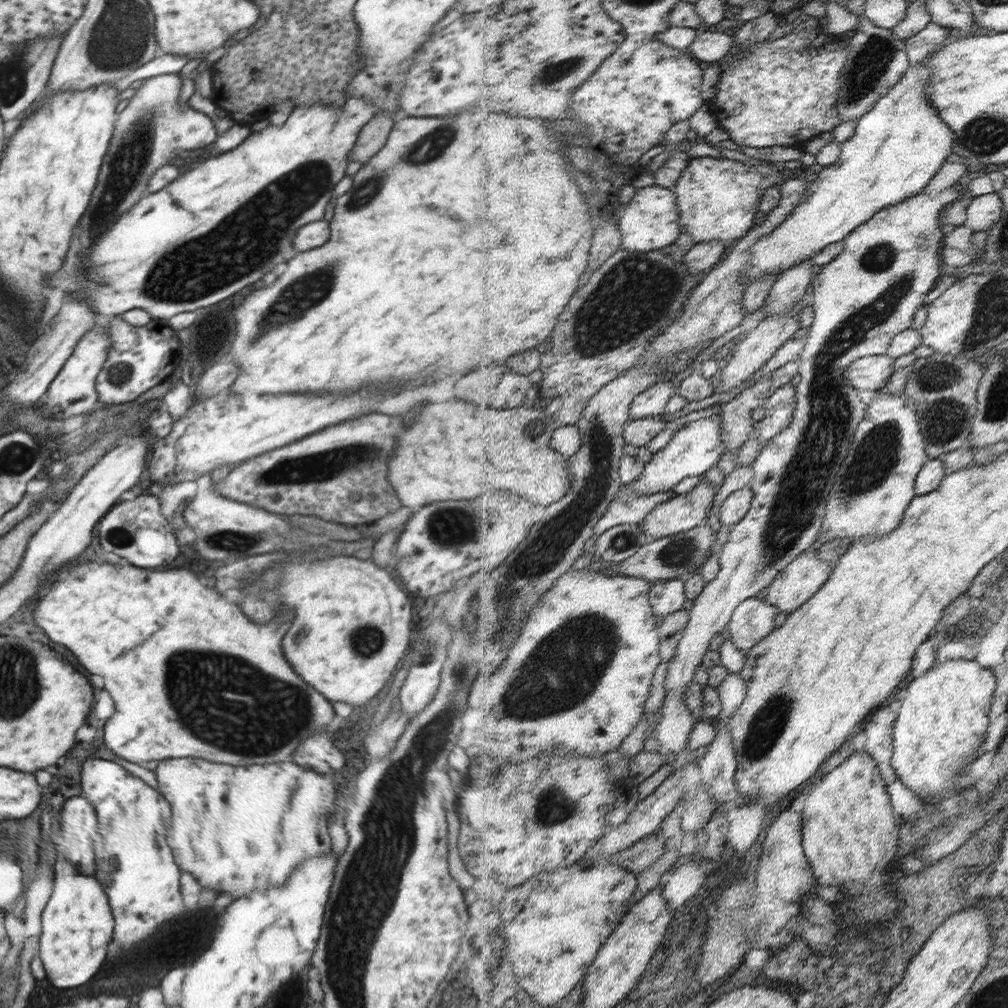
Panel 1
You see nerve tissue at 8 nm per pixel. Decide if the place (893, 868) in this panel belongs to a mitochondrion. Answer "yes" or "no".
no

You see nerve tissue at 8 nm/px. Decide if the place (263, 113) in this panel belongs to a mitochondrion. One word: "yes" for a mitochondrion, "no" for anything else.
no

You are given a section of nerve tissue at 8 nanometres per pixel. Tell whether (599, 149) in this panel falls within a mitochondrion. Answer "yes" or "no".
no

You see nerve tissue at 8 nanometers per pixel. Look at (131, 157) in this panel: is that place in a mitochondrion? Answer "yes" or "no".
yes

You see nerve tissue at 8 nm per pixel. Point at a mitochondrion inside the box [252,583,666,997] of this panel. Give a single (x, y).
(591, 641)

